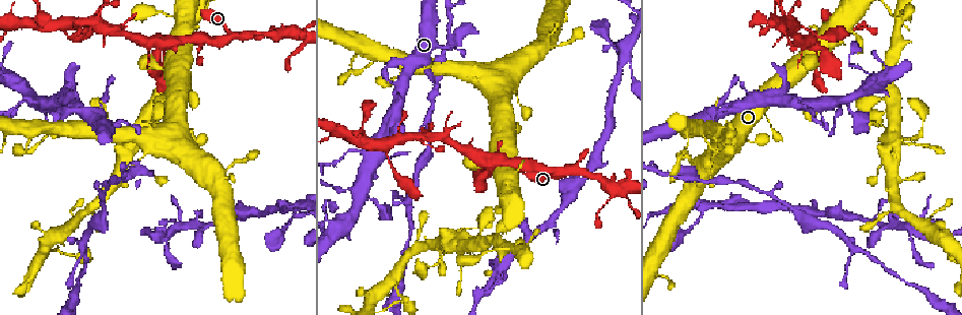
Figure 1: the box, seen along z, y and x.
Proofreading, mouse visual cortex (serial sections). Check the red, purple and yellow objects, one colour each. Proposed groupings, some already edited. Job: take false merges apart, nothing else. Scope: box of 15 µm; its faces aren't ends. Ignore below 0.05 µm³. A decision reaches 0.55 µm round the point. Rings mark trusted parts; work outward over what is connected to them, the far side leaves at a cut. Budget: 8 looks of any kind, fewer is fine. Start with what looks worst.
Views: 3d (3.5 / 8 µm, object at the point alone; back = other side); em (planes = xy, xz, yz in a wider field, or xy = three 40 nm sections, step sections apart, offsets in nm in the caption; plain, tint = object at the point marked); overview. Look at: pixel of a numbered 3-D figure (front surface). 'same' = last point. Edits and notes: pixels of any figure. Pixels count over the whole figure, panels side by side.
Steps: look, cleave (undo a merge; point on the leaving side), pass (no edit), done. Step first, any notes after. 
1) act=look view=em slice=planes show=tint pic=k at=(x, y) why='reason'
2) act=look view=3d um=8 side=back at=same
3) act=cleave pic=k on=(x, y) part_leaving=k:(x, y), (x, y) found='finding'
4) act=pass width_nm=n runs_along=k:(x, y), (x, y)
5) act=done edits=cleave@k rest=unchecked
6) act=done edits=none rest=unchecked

act=look view=3d um=3.5 pic=1 at=(352, 150) why='sharp bend'

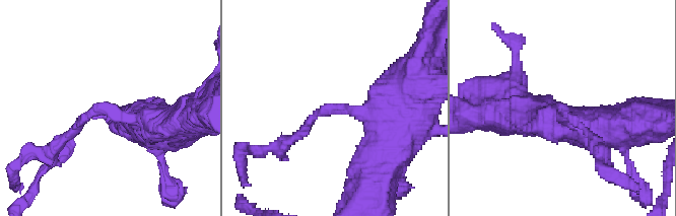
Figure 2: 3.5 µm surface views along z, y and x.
act=look view=em slice=xy step=5 show=tint pic=2 at=(110, 111) arm_widths_nm=150,600 why='now the EM'

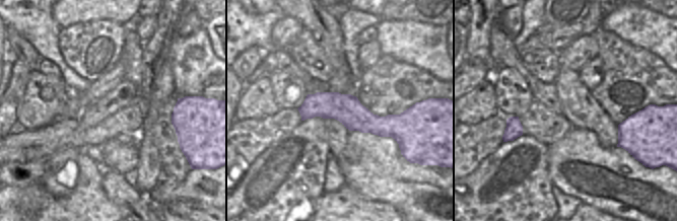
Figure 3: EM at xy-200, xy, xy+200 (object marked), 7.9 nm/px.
act=pass found='one cell here'

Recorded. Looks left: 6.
act=look view=3d um=3.5 pic=1 at=(610, 194) why='small branch off a trunk'

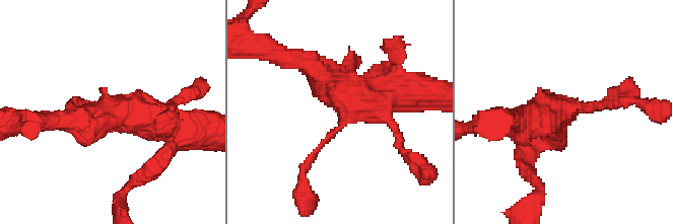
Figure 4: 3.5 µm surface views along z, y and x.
act=look view=em slice=planes show=tint pic=4 at=(566, 106)

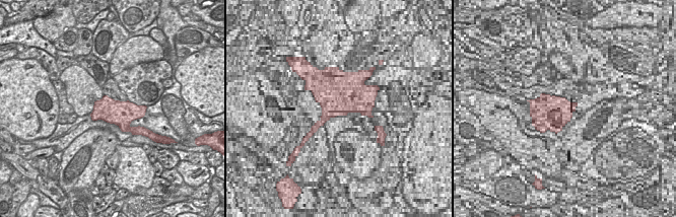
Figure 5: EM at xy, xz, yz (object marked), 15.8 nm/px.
act=pass runs_along=4:(86, 125), (171, 122), (171, 150) found='continuous, no second cell'

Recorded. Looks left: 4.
act=look view=3d um=8 pic=1 at=(20, 104) why='narrows sharply'

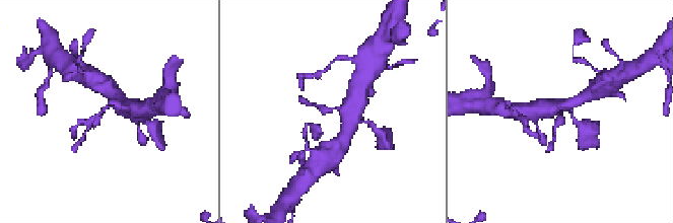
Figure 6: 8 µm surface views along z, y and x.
act=look view=em slice=xy step=1 show=tint pic=6 at=(560, 112)

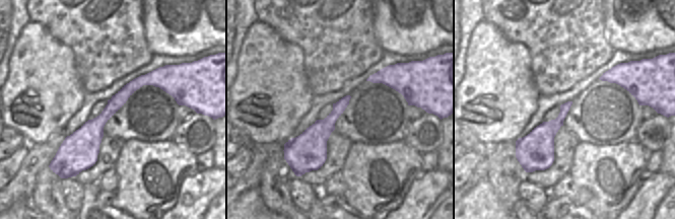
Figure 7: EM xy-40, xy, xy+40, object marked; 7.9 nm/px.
act=pass runs_along=6:(128, 108), (110, 105), (84, 133) found='one cell here'

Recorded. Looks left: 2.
act=look view=3d um=8 pic=1 at=(771, 125) why='narrows sharply'

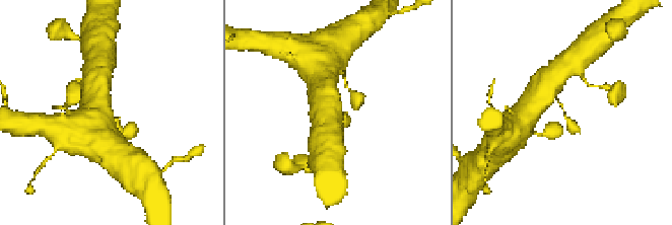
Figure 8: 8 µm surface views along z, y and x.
act=look view=em slice=xy step=1 show=tint pic=8 at=(564, 113)

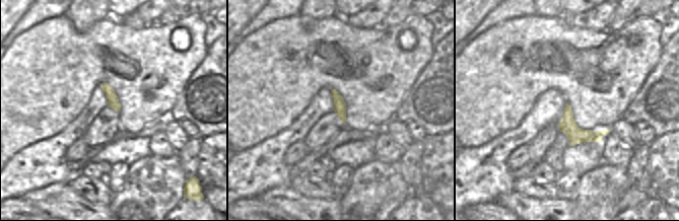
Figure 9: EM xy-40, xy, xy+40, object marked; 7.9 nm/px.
act=pass runs_along=8:(549, 91), (580, 133) found='continuous, no second cell'

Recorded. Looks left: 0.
act=done edits=none rest=unchecked

